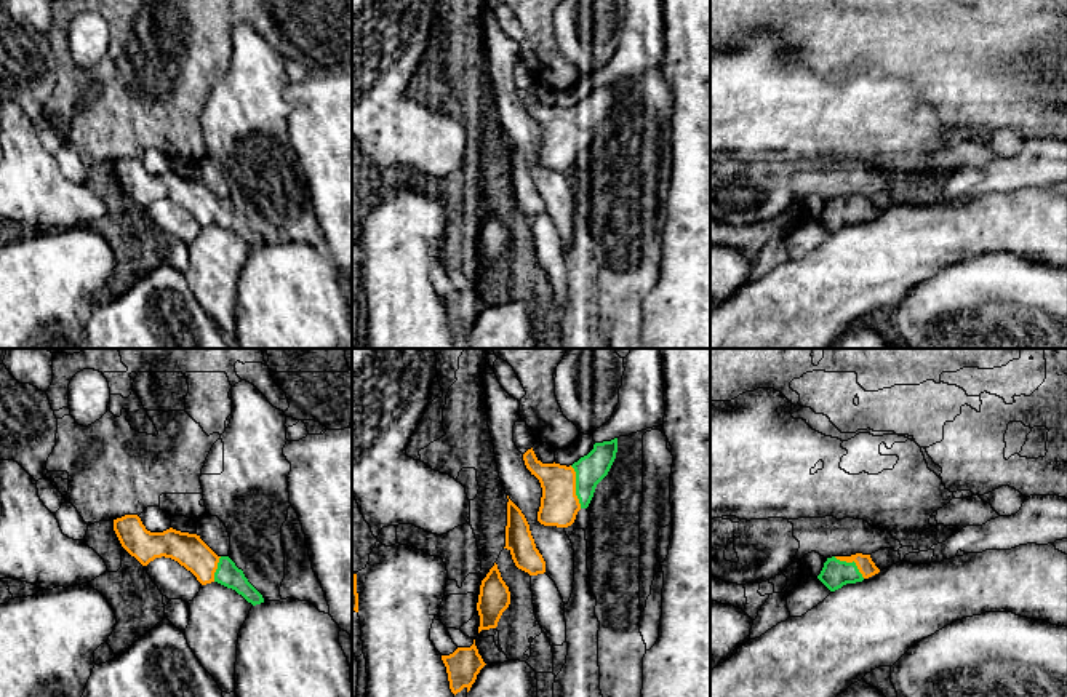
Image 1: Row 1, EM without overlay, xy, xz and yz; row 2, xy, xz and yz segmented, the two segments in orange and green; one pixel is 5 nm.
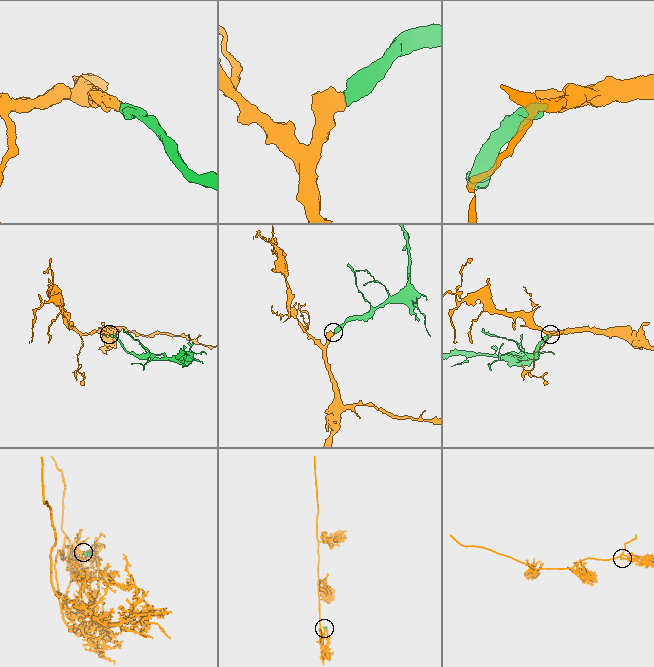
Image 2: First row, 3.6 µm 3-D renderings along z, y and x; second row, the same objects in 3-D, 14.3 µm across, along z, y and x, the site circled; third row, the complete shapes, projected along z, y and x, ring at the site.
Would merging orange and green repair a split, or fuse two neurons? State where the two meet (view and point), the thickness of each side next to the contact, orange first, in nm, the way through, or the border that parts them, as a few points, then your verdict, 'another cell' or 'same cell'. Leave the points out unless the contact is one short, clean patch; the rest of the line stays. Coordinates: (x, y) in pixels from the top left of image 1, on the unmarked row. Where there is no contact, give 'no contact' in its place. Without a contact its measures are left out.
contact xz (575, 128); calibres 190 and 150 nm; way xz (559, 149), (560, 143), (575, 128), (591, 111); same cell

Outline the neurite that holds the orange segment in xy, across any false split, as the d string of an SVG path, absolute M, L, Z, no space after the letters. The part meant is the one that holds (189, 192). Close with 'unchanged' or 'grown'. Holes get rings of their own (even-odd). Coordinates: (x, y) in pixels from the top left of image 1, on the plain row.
M138 157L114 161L122 189L142 208L155 200L171 200L190 213L202 227L218 224L235 232L253 248L264 245L262 237L248 224L229 198L218 198L197 176L173 169L150 174Z; grown

